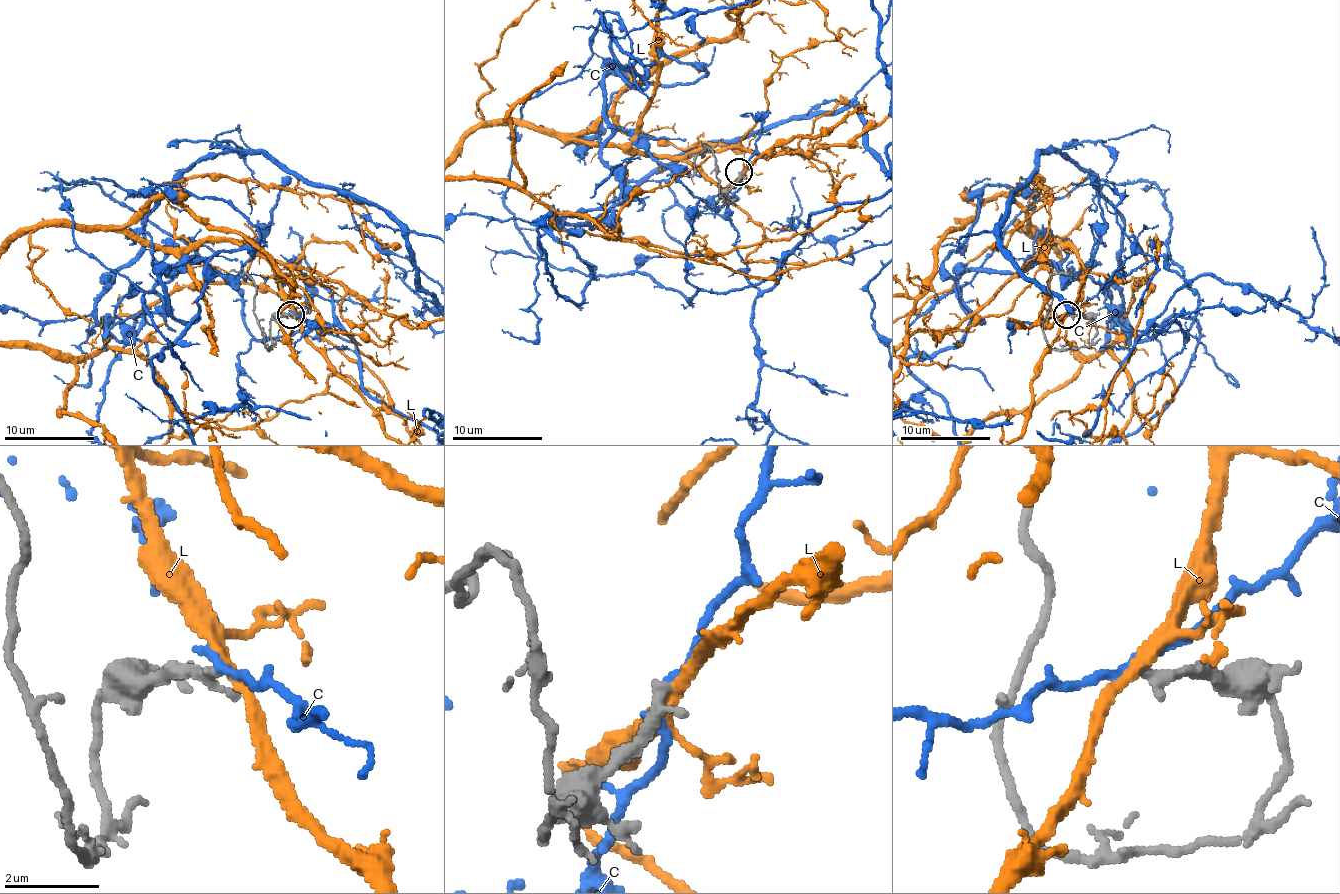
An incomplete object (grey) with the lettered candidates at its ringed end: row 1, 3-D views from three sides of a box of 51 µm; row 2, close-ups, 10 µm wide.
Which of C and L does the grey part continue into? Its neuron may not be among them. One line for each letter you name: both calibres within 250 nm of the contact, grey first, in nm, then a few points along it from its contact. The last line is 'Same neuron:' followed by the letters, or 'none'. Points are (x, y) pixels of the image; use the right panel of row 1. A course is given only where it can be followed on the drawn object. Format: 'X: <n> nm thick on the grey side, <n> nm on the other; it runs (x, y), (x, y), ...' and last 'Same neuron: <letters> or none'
Same neuron: none

